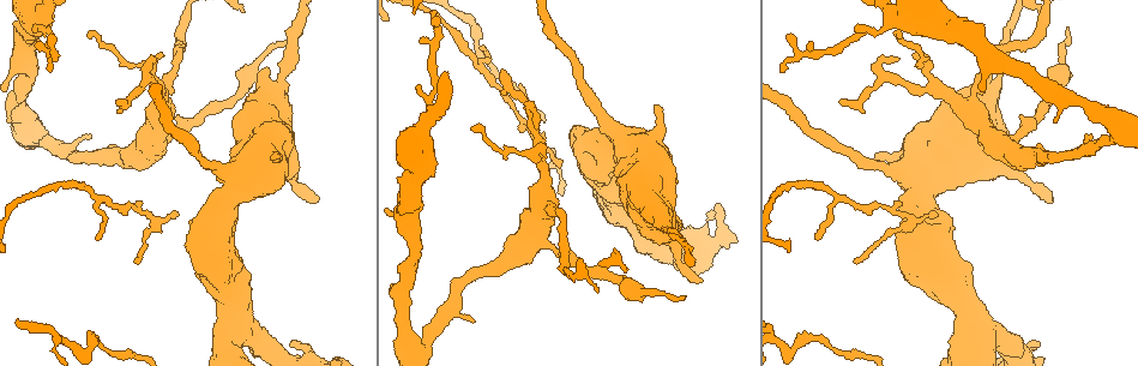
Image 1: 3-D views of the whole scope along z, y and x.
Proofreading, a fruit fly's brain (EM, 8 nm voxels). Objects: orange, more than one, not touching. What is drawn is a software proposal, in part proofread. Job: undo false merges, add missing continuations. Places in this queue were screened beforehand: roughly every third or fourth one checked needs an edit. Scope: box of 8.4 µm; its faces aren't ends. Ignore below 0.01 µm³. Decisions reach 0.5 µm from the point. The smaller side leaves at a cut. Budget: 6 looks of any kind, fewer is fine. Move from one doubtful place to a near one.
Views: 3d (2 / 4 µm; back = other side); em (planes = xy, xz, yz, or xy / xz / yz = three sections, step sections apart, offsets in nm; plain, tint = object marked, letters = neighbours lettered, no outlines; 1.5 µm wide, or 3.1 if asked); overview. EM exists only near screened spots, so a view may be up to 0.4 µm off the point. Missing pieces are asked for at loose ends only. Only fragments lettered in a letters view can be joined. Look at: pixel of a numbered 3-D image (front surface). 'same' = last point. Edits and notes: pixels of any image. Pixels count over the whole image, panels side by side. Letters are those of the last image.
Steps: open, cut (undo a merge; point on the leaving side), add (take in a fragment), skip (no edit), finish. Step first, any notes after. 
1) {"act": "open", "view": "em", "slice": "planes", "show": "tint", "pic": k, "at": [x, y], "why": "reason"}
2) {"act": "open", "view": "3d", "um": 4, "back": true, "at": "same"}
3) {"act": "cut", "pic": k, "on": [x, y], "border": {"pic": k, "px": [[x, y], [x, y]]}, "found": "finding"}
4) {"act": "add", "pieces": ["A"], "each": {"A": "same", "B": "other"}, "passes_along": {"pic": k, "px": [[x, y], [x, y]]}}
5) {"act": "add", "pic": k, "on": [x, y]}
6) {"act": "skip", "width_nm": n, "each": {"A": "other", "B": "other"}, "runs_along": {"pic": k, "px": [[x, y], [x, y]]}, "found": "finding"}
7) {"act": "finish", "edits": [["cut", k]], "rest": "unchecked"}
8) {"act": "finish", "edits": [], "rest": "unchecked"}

{"act": "open", "view": "3d", "um": 2, "pic": 1, "at": [259, 61], "why": "sudden change in width"}

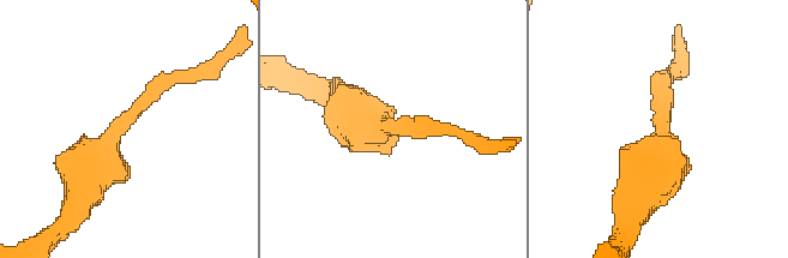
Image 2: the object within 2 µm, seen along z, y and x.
{"act": "open", "view": "em", "slice": "xz", "step": 4, "show": "tint", "pic": 2, "at": [126, 124], "why": "now the EM"}

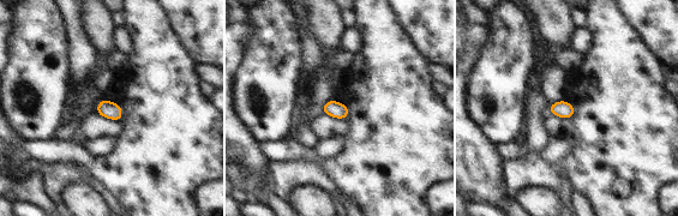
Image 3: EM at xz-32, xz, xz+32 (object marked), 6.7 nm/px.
{"act": "open", "view": "em", "slice": "planes", "show": "letters", "at": "same"}

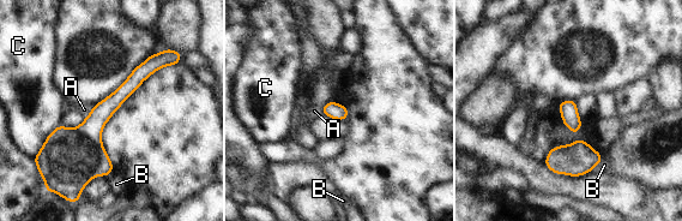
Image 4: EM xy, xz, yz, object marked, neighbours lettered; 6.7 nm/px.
{"act": "skip", "width_nm": 110, "each": {"A": "other", "B": "other", "C": "other"}, "border": {"pic": 4, "px": [[94, 106], [84, 118]]}, "found": "one cell here"}

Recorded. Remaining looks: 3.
{"act": "open", "view": "3d", "um": 2, "pic": 1, "at": [701, 282], "why": "free end"}

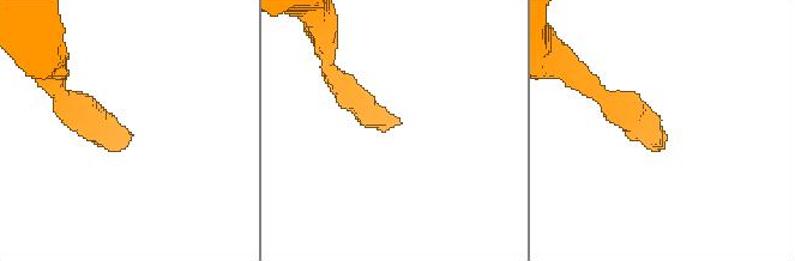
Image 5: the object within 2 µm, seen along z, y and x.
{"act": "open", "view": "em", "slice": "yz", "step": 8, "show": "letters", "pic": 5, "at": [653, 135], "why": "now the EM"}

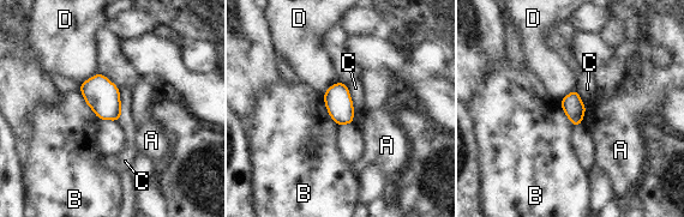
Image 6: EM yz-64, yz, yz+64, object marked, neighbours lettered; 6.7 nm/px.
{"act": "open", "view": "em", "slice": "planes", "show": "letters", "at": "same", "why": "cut it another way"}

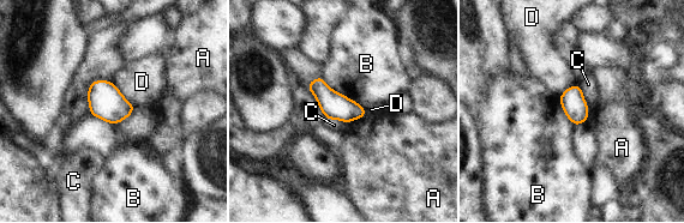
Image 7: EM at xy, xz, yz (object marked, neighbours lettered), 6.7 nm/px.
{"act": "skip", "longest_contact_nm": ["B", 320], "each": {"A": "other", "B": "other", "C": "other", "D": "other"}, "border": {"pic": 7, "px": [[322, 76], [332, 89], [358, 103]]}, "found": "none of them fits"}

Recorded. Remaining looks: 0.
{"act": "finish", "edits": [], "rest": "unchecked"}

